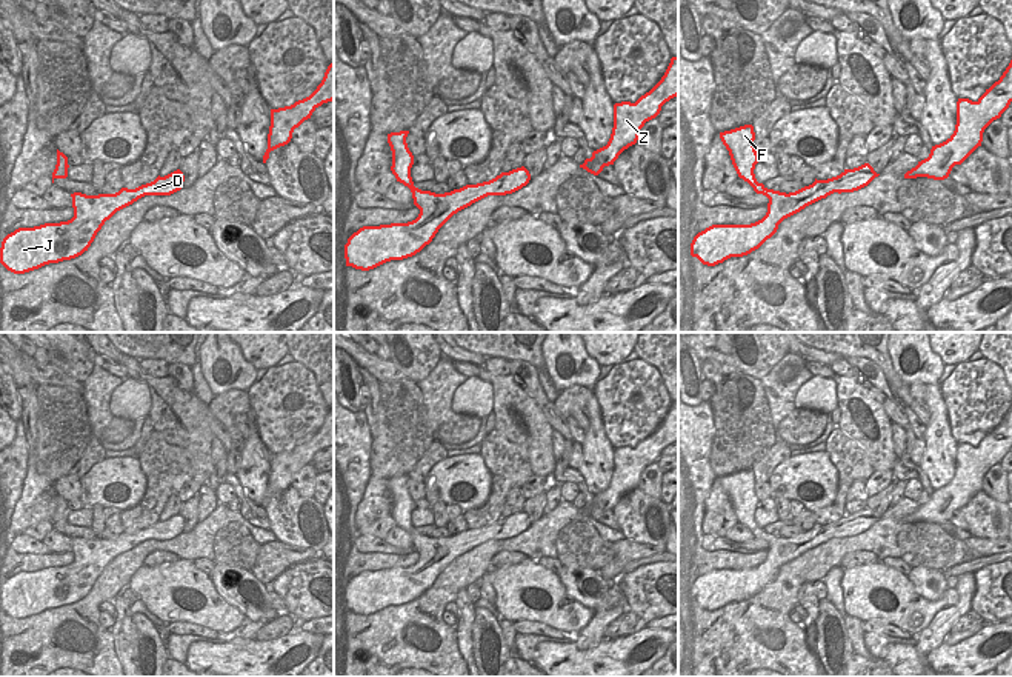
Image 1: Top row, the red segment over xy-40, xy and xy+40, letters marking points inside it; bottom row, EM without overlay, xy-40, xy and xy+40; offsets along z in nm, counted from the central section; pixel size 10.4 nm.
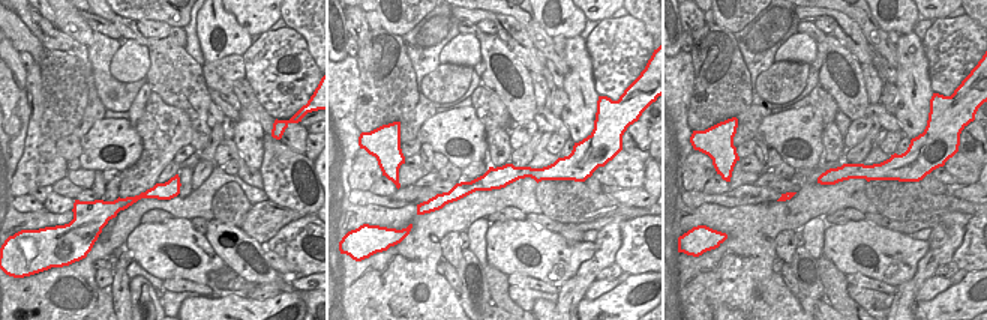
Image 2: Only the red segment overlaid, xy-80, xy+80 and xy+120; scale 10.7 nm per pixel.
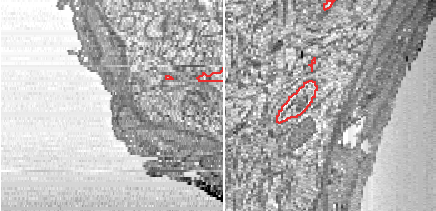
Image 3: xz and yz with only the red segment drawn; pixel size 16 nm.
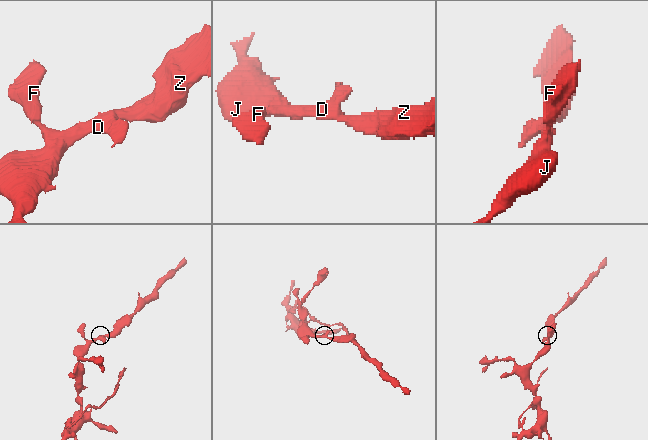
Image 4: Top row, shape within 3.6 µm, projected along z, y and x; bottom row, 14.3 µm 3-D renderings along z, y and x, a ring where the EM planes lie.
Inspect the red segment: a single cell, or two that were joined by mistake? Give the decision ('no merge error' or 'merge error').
no merge error

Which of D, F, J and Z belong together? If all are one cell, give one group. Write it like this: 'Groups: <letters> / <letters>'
Groups: D F J Z

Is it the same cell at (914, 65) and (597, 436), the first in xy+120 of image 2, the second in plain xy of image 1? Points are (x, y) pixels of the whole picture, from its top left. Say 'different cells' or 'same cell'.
same cell

